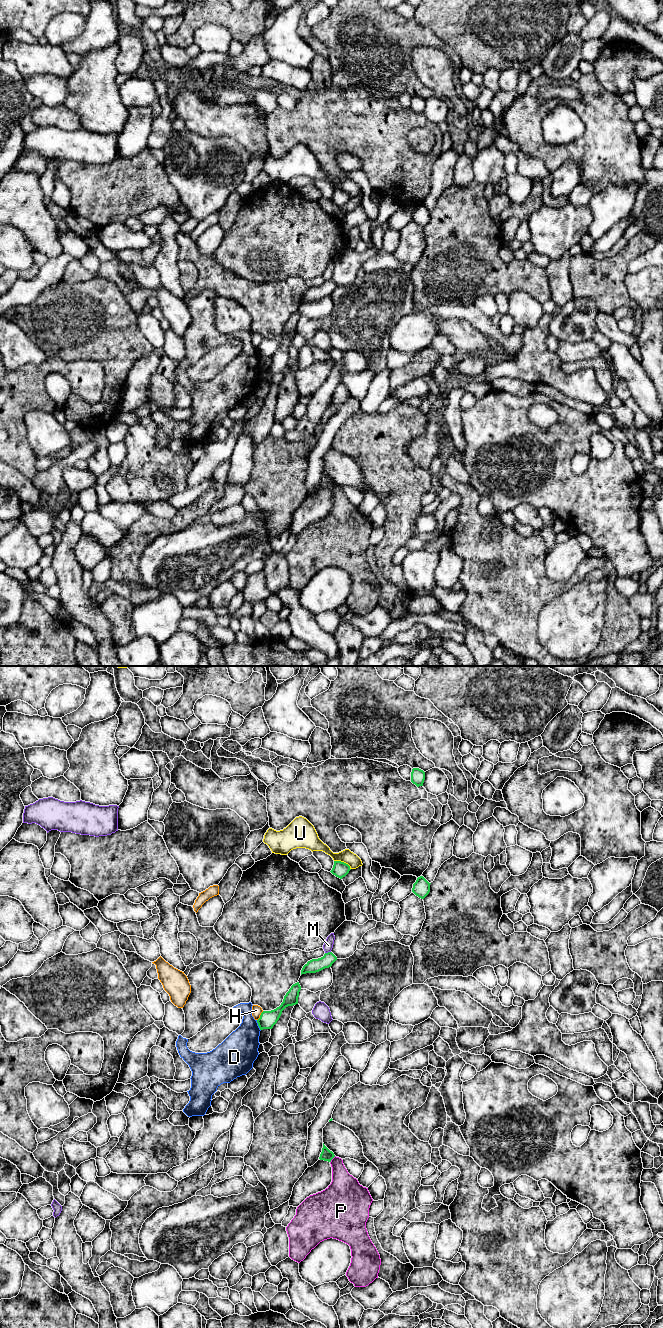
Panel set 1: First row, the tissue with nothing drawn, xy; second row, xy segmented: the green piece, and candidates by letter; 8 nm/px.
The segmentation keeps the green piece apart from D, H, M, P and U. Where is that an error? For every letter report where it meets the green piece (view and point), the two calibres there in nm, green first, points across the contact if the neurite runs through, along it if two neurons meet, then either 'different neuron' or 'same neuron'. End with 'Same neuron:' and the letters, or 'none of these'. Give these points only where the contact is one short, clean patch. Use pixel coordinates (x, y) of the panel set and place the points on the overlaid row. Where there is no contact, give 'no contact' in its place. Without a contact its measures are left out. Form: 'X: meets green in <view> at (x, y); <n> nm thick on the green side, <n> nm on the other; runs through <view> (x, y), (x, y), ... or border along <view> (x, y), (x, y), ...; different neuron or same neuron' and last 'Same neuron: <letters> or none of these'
D: meets green in xy at (258, 1025); 140 nm thick on the green side, 280 nm on the other; border along xy (256, 1020), (260, 1030); different neuron
H: meets green in xy at (260, 1016); 140 nm thick on the green side, 80 nm on the other; border along xy (263, 1011), (257, 1020); different neuron
M: meets green in xy at (328, 952); 110 nm thick on the green side, 80 nm on the other; different neuron
P: meets green in xy at (332, 1158); 90 nm thick on the green side, 220 nm on the other; border along xy (335, 1156), (330, 1162); different neuron
U: meets green in xy at (343, 862); 130 nm thick on the green side, 110 nm on the other; border along xy (334, 860), (345, 862), (350, 869); different neuron
Same neuron: none of these

